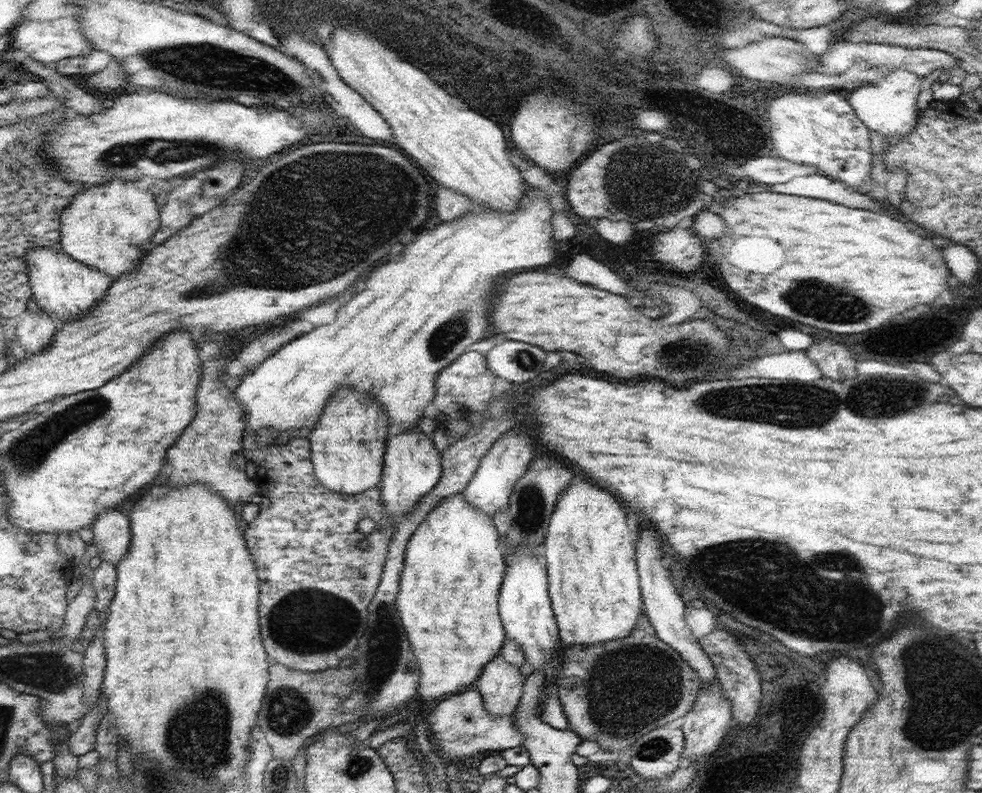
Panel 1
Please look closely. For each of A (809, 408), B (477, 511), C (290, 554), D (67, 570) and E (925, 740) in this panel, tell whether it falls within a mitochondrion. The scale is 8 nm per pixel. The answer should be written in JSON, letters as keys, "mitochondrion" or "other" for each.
{"A":"mitochondrion","B":"other","C":"other","D":"other","E":"mitochondrion"}

